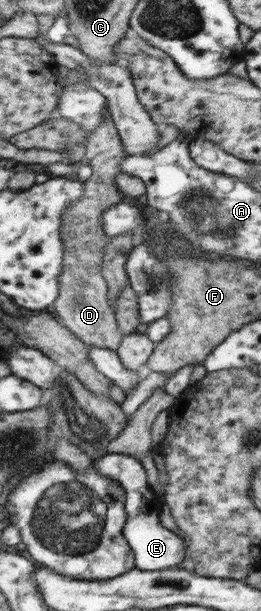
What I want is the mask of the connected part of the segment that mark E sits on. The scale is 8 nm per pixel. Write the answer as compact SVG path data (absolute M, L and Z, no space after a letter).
M106 454L93 461L93 469L99 475L109 476L112 481L124 488L126 495L124 507L127 512L127 522L123 534L135 552L135 568L141 571L155 571L179 567L179 564L185 560L187 545L181 537L161 524L159 509L161 509L163 501L159 501L157 495L153 491L149 491L147 475L145 475L143 465L139 465L139 461L135 461L133 456Z

